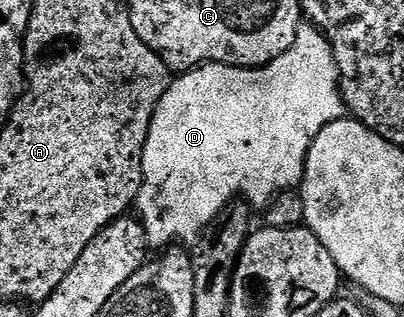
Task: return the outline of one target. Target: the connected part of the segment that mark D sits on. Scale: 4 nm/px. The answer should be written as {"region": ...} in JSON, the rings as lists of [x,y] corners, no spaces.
{"region":[[[312,24],[301,25],[295,36],[295,44],[291,44],[291,48],[287,48],[287,52],[283,52],[283,56],[279,56],[274,62],[268,62],[266,66],[238,68],[206,64],[174,77],[169,83],[163,100],[159,100],[159,104],[155,108],[155,116],[151,120],[151,128],[143,148],[143,184],[135,203],[135,210],[138,210],[136,213],[139,215],[141,225],[145,228],[145,235],[150,247],[173,248],[178,244],[185,244],[181,242],[196,243],[205,233],[205,229],[219,216],[219,212],[223,212],[223,208],[238,196],[254,207],[265,208],[285,190],[300,187],[311,144],[319,136],[319,132],[323,132],[323,128],[327,128],[329,122],[344,118],[346,114],[347,107],[345,99],[341,95],[341,83],[337,76],[337,65],[335,56],[329,47],[329,40]]]}

